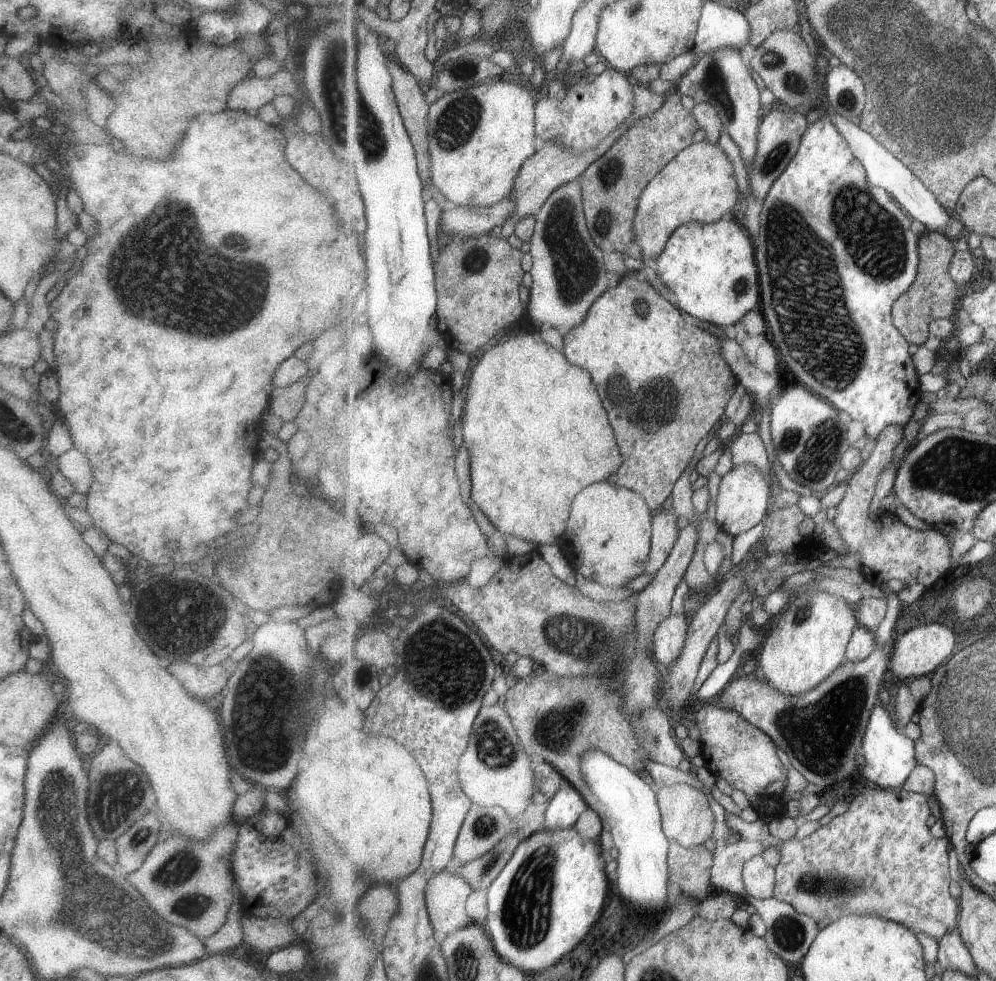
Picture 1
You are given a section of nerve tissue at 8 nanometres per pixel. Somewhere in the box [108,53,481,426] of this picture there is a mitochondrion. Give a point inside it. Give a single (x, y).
(169, 274)

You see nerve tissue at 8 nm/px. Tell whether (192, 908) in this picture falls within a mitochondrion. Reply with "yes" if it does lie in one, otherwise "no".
yes

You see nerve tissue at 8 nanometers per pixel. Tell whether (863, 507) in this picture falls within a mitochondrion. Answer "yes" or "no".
no

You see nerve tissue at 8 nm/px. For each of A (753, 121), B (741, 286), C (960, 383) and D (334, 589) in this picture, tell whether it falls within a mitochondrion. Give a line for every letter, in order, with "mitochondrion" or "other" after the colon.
A: other
B: mitochondrion
C: other
D: other

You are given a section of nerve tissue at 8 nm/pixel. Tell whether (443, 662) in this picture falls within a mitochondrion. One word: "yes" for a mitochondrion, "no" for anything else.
yes

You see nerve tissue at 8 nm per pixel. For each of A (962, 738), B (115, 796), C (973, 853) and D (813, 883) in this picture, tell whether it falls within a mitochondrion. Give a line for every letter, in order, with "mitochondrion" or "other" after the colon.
A: mitochondrion
B: mitochondrion
C: other
D: mitochondrion

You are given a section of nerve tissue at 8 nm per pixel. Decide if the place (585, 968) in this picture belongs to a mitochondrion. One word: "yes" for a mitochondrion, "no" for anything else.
no

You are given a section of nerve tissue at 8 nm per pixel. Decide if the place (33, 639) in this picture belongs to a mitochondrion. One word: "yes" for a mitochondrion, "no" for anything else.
no

